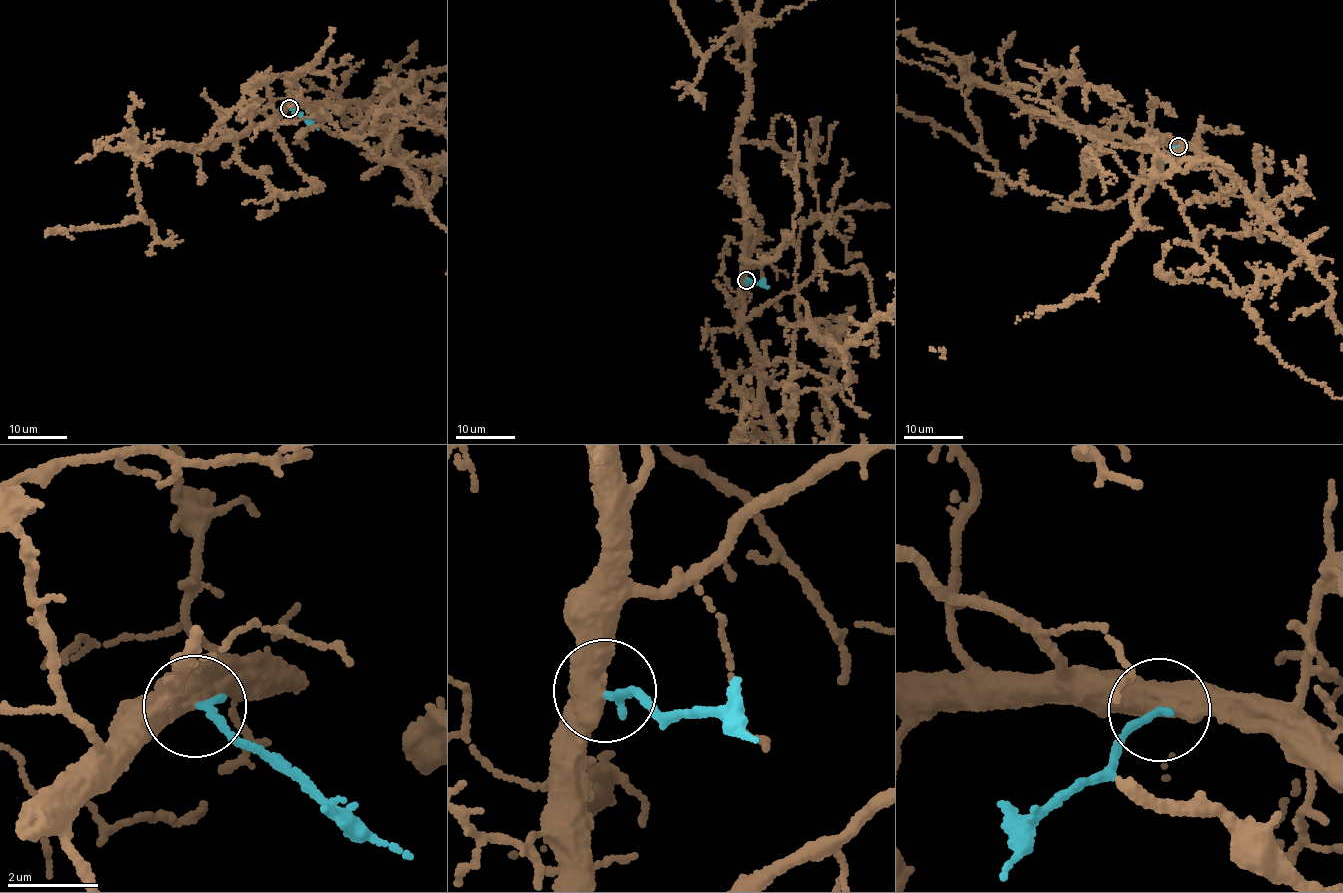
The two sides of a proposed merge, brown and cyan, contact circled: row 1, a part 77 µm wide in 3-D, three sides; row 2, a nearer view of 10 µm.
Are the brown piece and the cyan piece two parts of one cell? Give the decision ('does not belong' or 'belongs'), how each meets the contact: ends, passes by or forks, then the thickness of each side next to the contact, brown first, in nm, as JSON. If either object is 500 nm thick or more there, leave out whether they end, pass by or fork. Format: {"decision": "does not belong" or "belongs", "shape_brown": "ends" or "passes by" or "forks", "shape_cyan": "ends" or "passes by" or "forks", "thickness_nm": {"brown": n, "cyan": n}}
{"decision": "belongs", "thickness_nm": {"brown": 500, "cyan": 180}}

